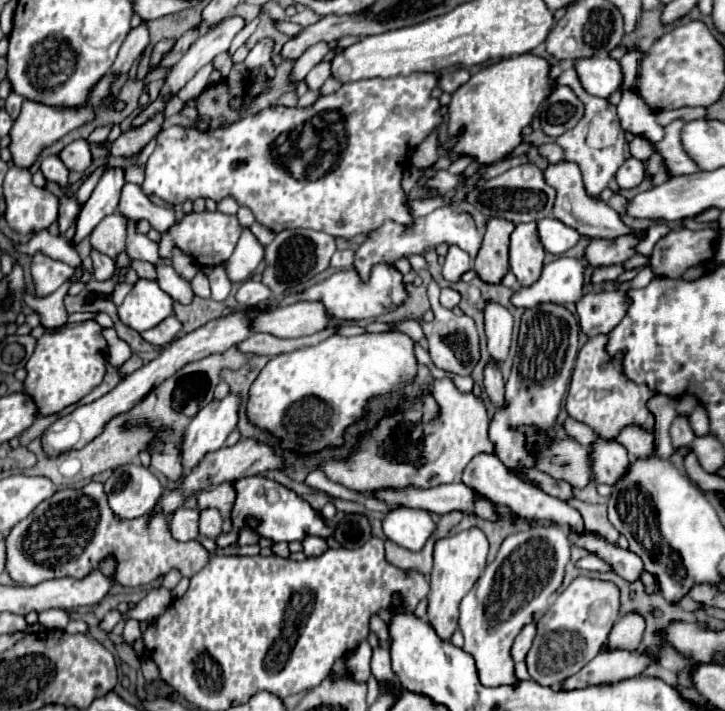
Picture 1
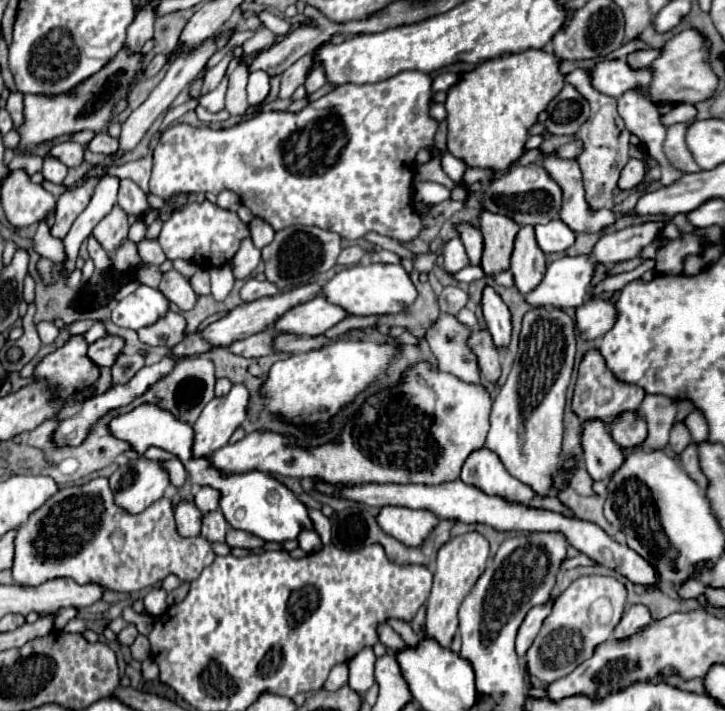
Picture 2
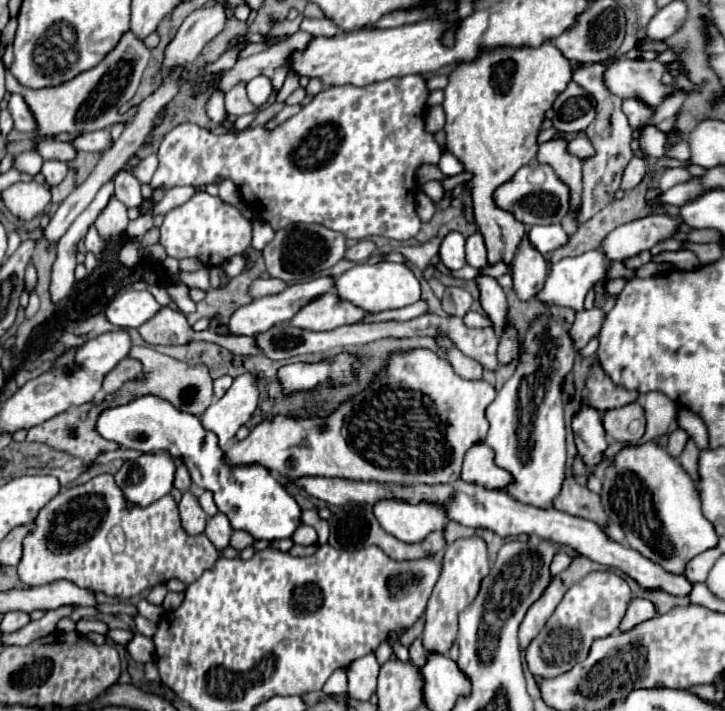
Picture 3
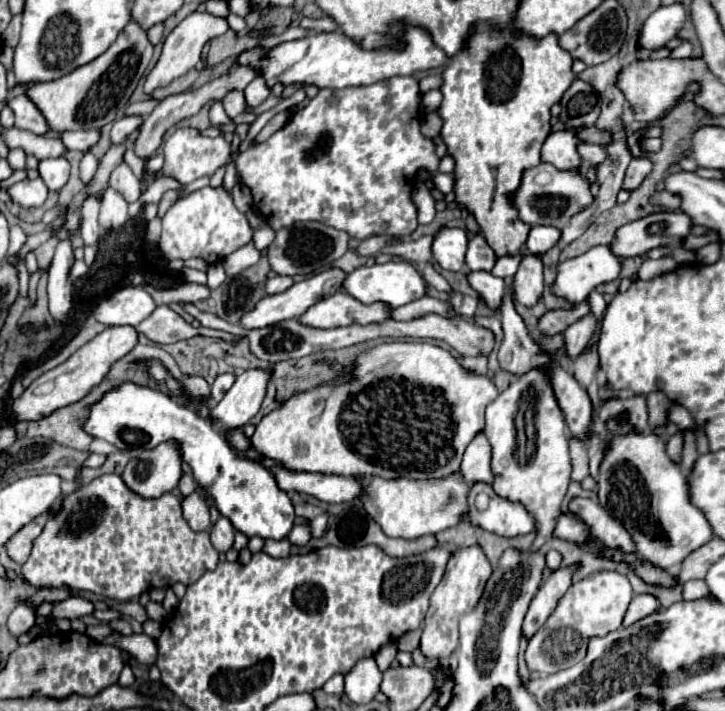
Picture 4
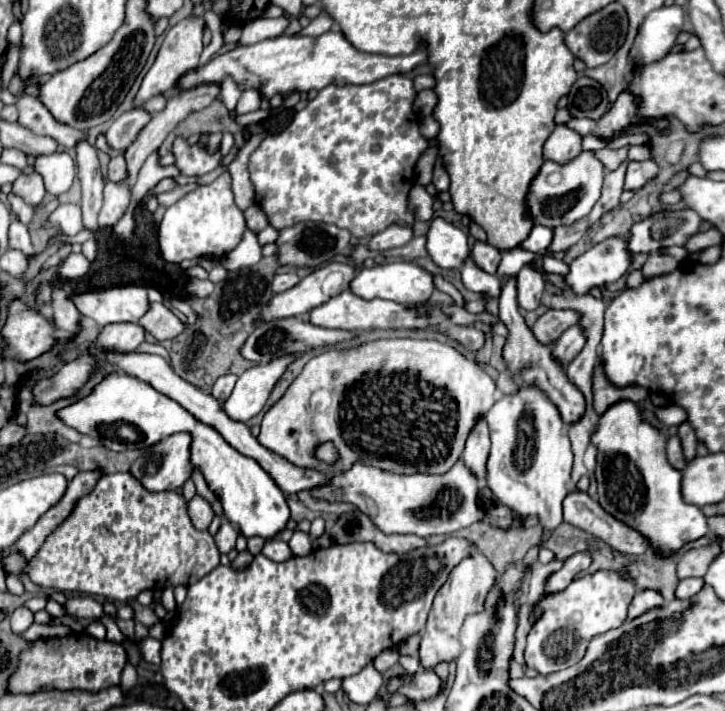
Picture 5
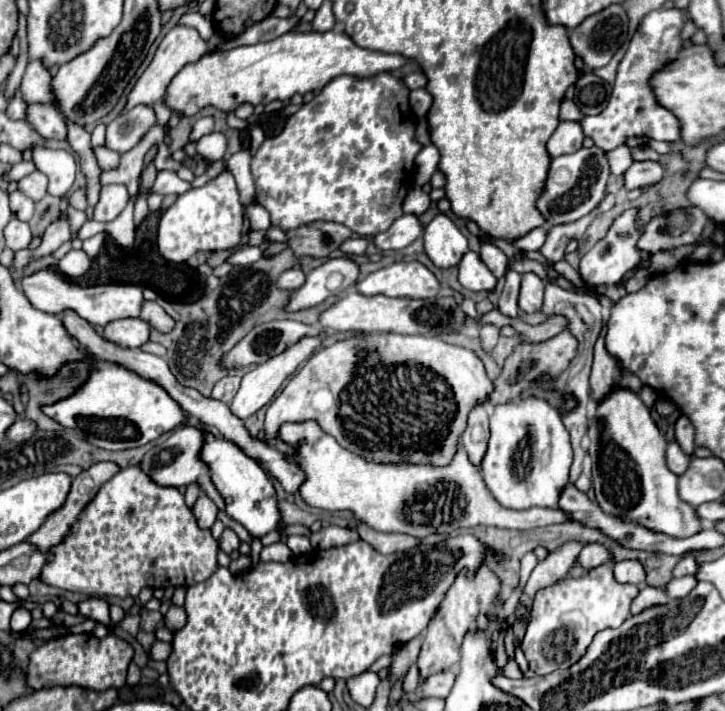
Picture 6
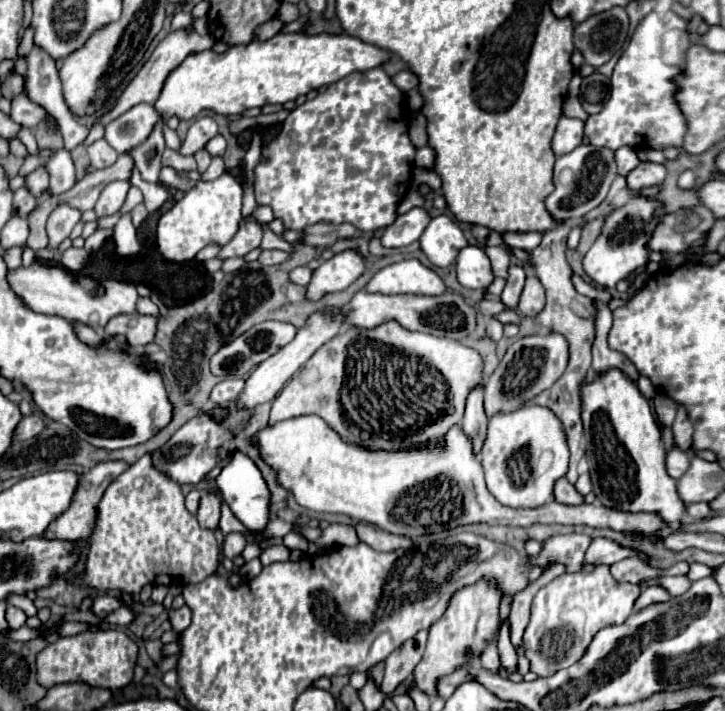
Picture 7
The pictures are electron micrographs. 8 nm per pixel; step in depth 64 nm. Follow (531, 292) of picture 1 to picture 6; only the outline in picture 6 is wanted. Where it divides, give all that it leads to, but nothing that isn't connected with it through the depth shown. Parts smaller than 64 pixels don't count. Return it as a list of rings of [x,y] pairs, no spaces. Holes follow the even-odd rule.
[[[638,208],[624,210],[608,228],[608,234],[598,240],[592,250],[588,250],[580,260],[580,276],[588,286],[616,286],[624,274],[640,264],[640,248],[636,248],[636,240],[640,240],[642,228],[638,222]]]

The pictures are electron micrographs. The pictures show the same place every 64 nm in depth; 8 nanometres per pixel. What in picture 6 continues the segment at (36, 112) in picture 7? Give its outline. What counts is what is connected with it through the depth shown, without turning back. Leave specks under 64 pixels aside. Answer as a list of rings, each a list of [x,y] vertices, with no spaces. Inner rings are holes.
[[[16,94],[10,100],[6,114],[10,120],[26,120],[26,110],[28,110],[28,102],[22,98],[22,94]]]

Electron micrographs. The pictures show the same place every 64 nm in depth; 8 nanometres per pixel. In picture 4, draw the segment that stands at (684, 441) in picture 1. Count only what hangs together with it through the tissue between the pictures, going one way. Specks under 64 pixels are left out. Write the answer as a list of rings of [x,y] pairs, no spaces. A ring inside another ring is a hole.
[[[674,434],[670,440],[668,440],[668,446],[666,446],[666,452],[670,456],[672,462],[680,464],[680,456],[682,456],[682,434]]]

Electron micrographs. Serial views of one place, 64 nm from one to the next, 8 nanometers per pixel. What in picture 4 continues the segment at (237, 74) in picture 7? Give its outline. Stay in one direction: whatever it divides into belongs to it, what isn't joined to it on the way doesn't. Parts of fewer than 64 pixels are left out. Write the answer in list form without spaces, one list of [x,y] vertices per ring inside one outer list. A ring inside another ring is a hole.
[[[408,28],[404,34],[406,50],[364,50],[354,44],[342,32],[320,32],[308,34],[306,38],[280,42],[272,48],[264,48],[256,44],[250,50],[244,50],[236,56],[238,66],[252,68],[258,76],[262,76],[268,88],[274,84],[302,84],[302,86],[316,86],[316,88],[346,88],[346,86],[366,86],[374,84],[392,76],[408,76],[418,70],[428,70],[446,64],[446,54],[432,42],[426,30],[422,28]]]

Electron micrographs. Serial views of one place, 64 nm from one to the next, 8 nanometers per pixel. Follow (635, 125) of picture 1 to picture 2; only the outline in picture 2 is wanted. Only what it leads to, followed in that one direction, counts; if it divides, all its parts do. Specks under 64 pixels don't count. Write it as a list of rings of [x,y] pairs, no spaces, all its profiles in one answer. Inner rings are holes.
[[[628,90],[618,98],[618,112],[624,118],[626,128],[640,138],[640,146],[658,160],[662,168],[662,186],[668,186],[684,176],[684,172],[670,166],[668,158],[664,156],[662,142],[666,138],[666,128],[660,124],[658,108],[650,98],[646,98],[640,90]]]

